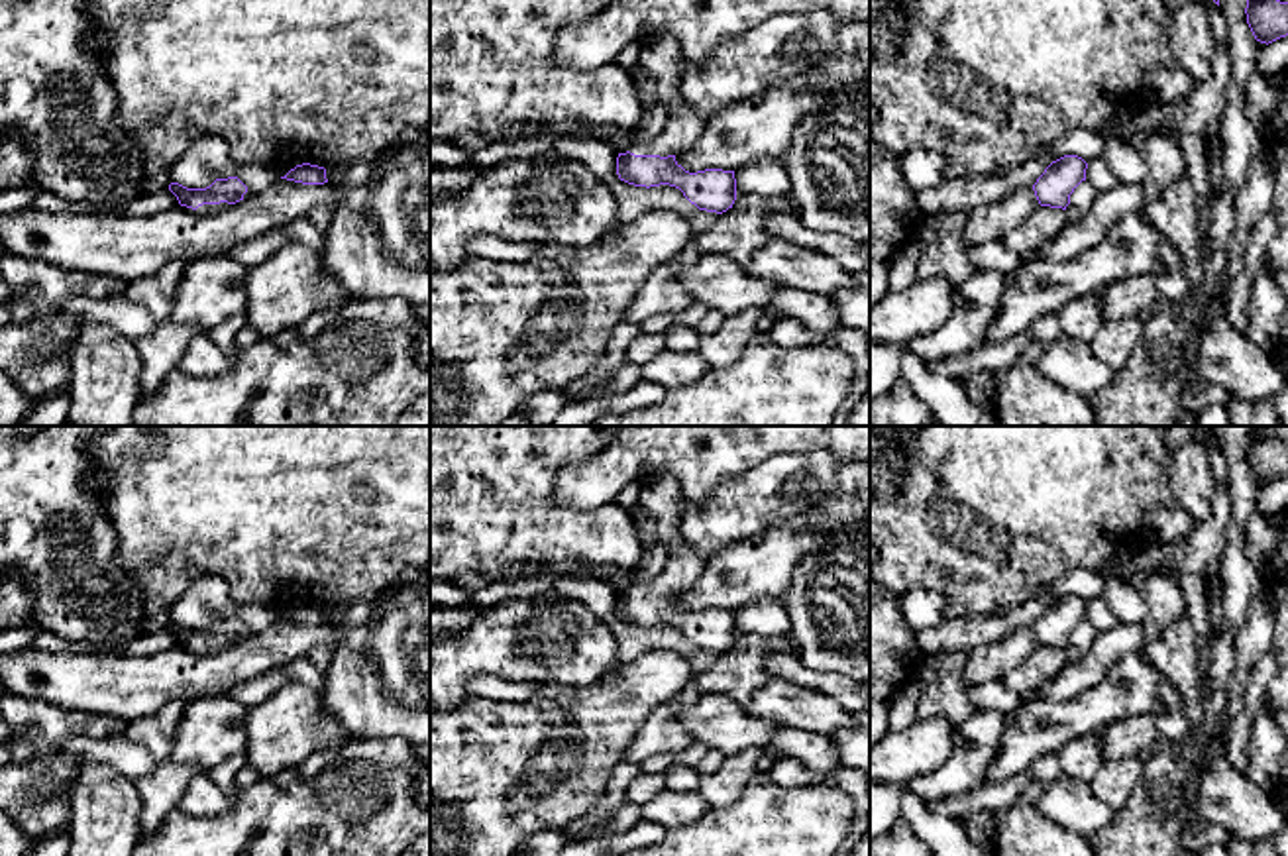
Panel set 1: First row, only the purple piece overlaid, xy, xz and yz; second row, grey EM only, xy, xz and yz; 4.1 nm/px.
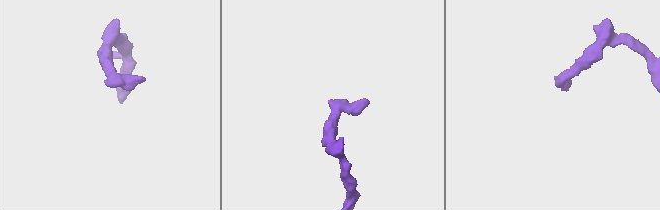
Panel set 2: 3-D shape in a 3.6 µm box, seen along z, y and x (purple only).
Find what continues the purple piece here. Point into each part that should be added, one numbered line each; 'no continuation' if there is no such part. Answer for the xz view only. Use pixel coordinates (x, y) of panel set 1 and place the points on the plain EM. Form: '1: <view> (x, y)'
1: xz (686, 564)

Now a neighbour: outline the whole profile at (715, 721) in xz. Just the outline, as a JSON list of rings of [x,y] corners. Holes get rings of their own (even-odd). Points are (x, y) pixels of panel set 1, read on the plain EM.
[[[703,695],[681,711],[679,721],[697,744],[734,756],[742,750],[772,750],[772,728],[746,715],[742,707],[724,695]]]

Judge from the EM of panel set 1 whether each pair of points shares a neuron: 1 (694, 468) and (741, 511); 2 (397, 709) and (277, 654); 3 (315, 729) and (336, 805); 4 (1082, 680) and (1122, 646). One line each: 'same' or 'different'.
1: different
2: different
3: different
4: same

